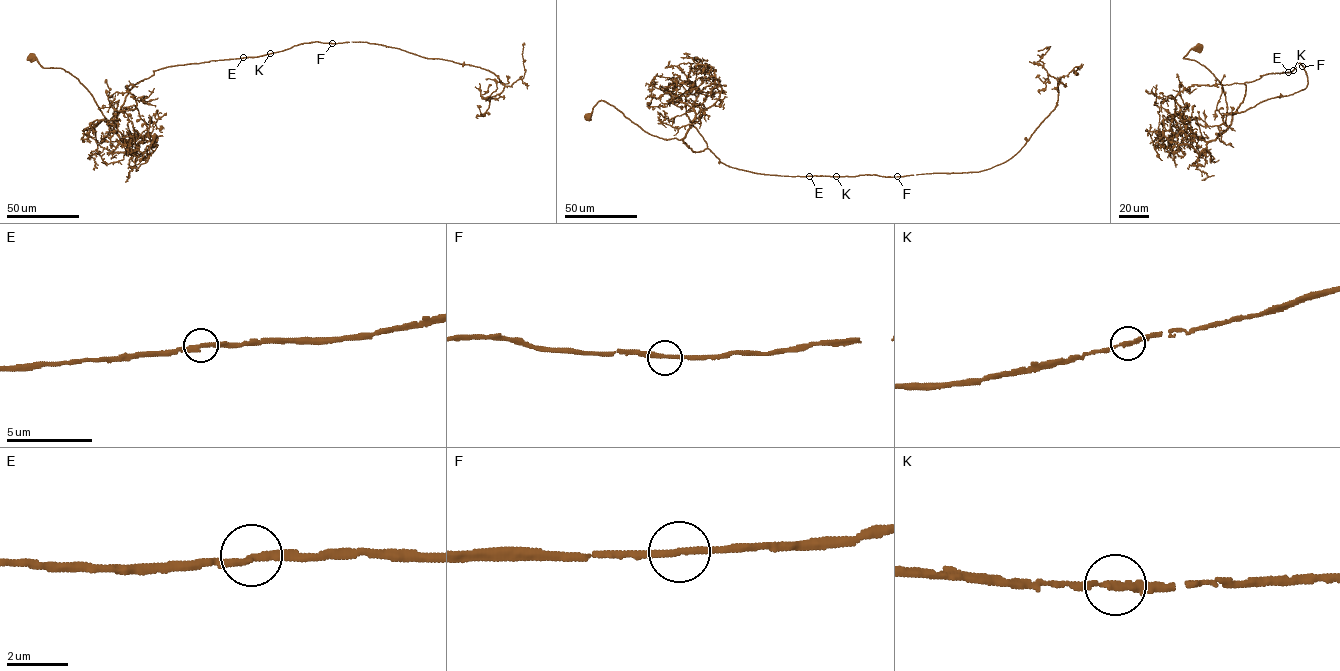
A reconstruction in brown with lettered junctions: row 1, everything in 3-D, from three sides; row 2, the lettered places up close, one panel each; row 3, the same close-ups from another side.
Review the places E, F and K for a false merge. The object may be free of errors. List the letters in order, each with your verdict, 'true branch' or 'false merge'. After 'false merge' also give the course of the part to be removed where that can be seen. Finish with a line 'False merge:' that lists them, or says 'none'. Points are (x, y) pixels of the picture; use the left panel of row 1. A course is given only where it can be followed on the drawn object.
E: true branch
F: true branch
K: true branch
False merge: none

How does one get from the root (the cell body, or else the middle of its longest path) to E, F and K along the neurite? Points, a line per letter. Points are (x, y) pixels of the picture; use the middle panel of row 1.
E: (588, 115), (604, 100), (650, 134), (683, 138), (695, 152), (708, 148), (719, 163), (769, 175), (809, 175)
F: (588, 115), (604, 100), (651, 134), (683, 138), (693, 151), (708, 148), (719, 163), (755, 173), (897, 176)
K: (588, 115), (604, 100), (650, 134), (683, 138), (695, 152), (708, 148), (719, 163), (733, 167), (836, 176)

